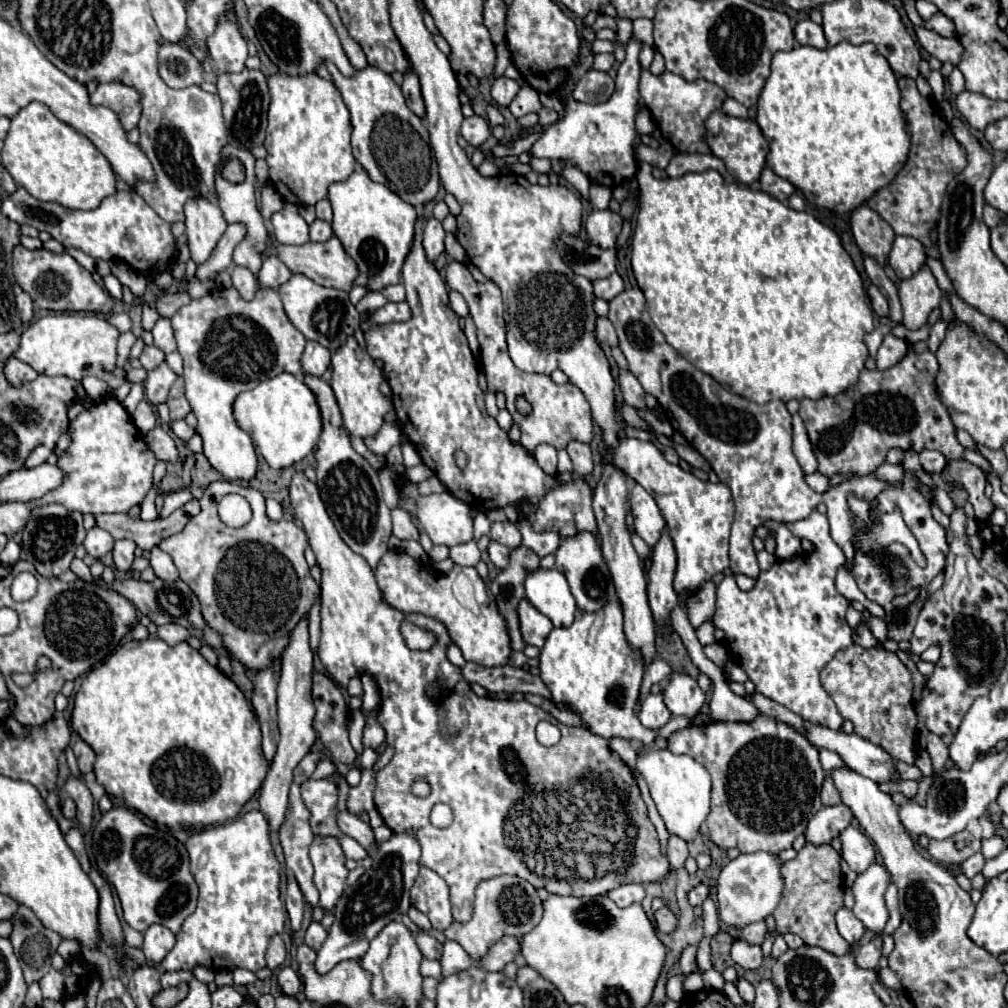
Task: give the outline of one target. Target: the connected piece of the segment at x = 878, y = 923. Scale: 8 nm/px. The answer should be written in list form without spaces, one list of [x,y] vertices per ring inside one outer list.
[[[872,864],[866,872],[862,872],[854,886],[854,914],[856,918],[866,926],[866,930],[874,934],[882,934],[886,920],[888,920],[888,910],[884,902],[884,892],[886,886],[890,884],[890,874],[886,872],[884,866]]]

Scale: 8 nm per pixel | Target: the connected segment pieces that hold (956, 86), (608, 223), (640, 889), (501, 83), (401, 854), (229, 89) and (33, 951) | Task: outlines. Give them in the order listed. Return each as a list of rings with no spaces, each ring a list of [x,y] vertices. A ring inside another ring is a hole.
[[[954,68],[954,70],[952,70],[952,74],[950,74],[948,82],[950,82],[950,88],[952,88],[952,92],[954,92],[954,94],[960,94],[960,92],[966,88],[964,76],[962,76],[962,72],[960,72],[958,68]]]
[[[592,210],[586,220],[586,232],[600,248],[612,248],[622,228],[622,216],[612,210]]]
[[[622,884],[614,890],[608,892],[608,896],[620,906],[620,908],[626,908],[634,902],[642,902],[644,900],[644,886],[642,884]]]
[[[502,76],[502,78],[494,80],[494,84],[492,84],[492,98],[496,100],[498,106],[510,106],[510,102],[518,94],[518,90],[520,90],[518,82]]]
[[[404,830],[394,834],[390,840],[382,842],[378,850],[372,854],[372,868],[368,874],[362,874],[360,880],[352,886],[344,888],[336,908],[334,908],[334,924],[328,932],[326,942],[318,950],[316,956],[316,972],[328,974],[338,962],[360,958],[370,940],[392,920],[406,914],[410,908],[410,888],[416,880],[416,872],[420,868],[420,844],[416,840],[414,830]]]
[[[244,68],[236,74],[220,74],[216,80],[218,94],[224,106],[224,124],[228,130],[228,144],[234,148],[252,150],[258,144],[264,144],[266,124],[268,124],[268,108],[270,108],[270,90],[268,78],[260,70]]]
[[[18,906],[10,922],[10,942],[24,970],[26,984],[38,982],[52,968],[52,956],[56,954],[56,948],[62,938],[56,932],[44,928],[42,922],[34,916],[34,912],[26,906]]]

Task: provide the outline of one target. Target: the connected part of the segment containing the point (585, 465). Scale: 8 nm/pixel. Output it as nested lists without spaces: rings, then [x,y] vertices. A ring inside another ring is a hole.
[[[570,440],[568,446],[566,446],[570,458],[572,458],[572,464],[574,464],[574,470],[580,474],[580,476],[586,476],[592,472],[592,452],[590,452],[590,446],[584,444],[584,442],[578,442],[578,440]]]

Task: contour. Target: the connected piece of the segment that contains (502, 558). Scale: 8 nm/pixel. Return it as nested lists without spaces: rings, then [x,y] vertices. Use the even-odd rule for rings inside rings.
[[[490,540],[488,554],[490,554],[490,560],[494,566],[506,566],[506,546],[498,544],[496,540]]]

